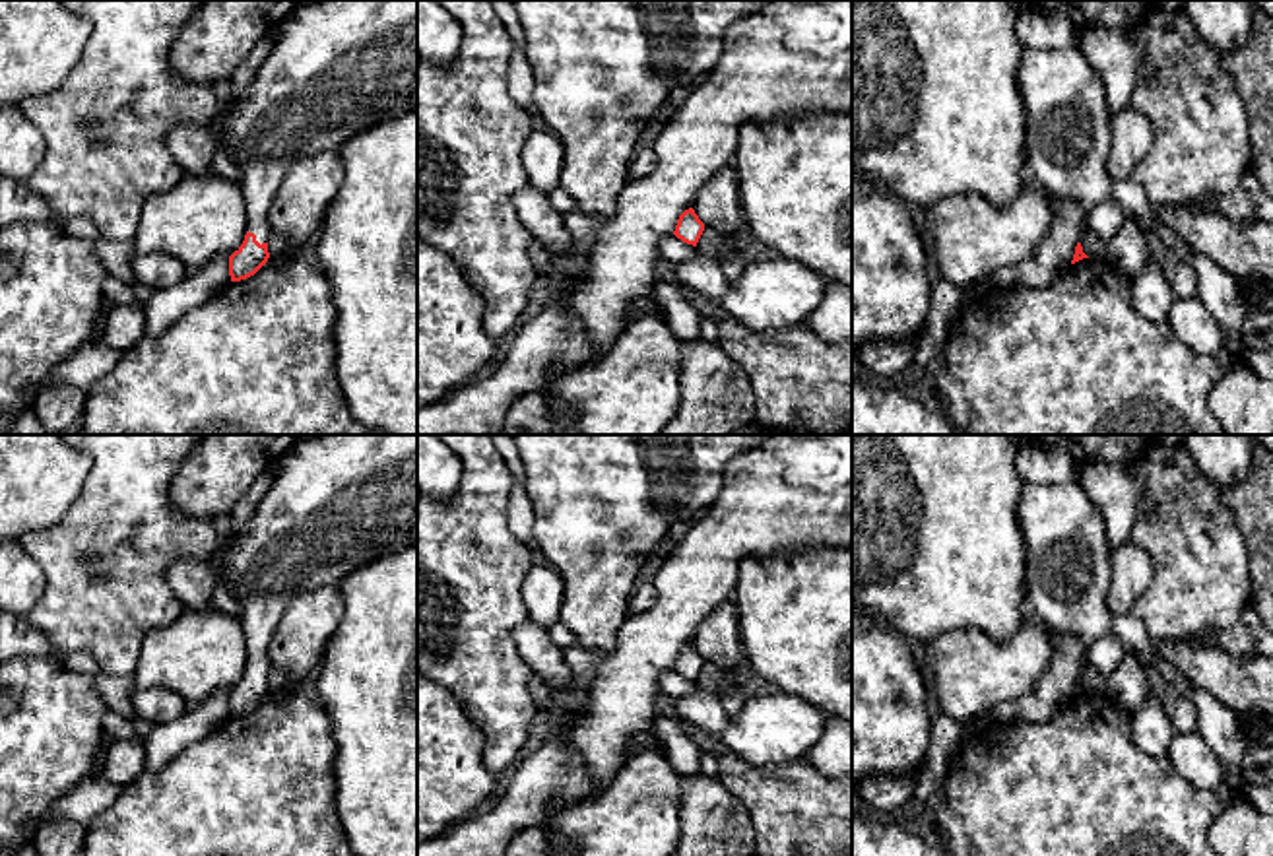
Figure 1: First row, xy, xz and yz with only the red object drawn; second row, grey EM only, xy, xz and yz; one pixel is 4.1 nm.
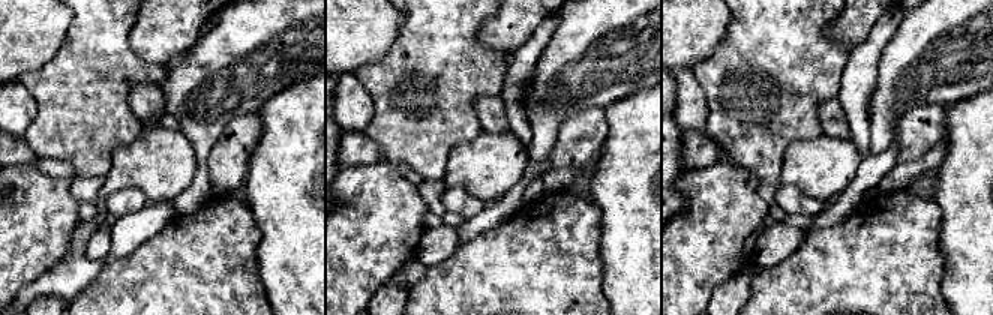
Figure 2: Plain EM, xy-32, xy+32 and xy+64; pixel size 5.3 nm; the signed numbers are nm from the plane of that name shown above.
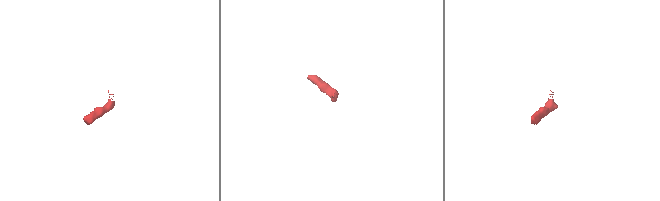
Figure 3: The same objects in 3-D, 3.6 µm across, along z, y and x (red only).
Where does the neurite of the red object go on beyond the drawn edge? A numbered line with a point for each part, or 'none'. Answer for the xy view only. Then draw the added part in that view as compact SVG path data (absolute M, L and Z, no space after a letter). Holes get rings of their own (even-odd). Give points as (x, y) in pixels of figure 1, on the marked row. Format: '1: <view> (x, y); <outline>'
1: xy (338, 66); M322 0L299 4L279 25L277 41L246 89L219 99L210 124L215 148L225 148L241 173L248 233L268 243L268 210L287 175L303 157L338 149L357 132L417 109L417 0Z

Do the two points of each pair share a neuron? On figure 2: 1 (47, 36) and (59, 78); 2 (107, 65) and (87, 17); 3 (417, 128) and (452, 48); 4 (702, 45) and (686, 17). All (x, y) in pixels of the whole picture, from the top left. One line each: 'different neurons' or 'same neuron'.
1: different neurons
2: same neuron
3: same neuron
4: same neuron

